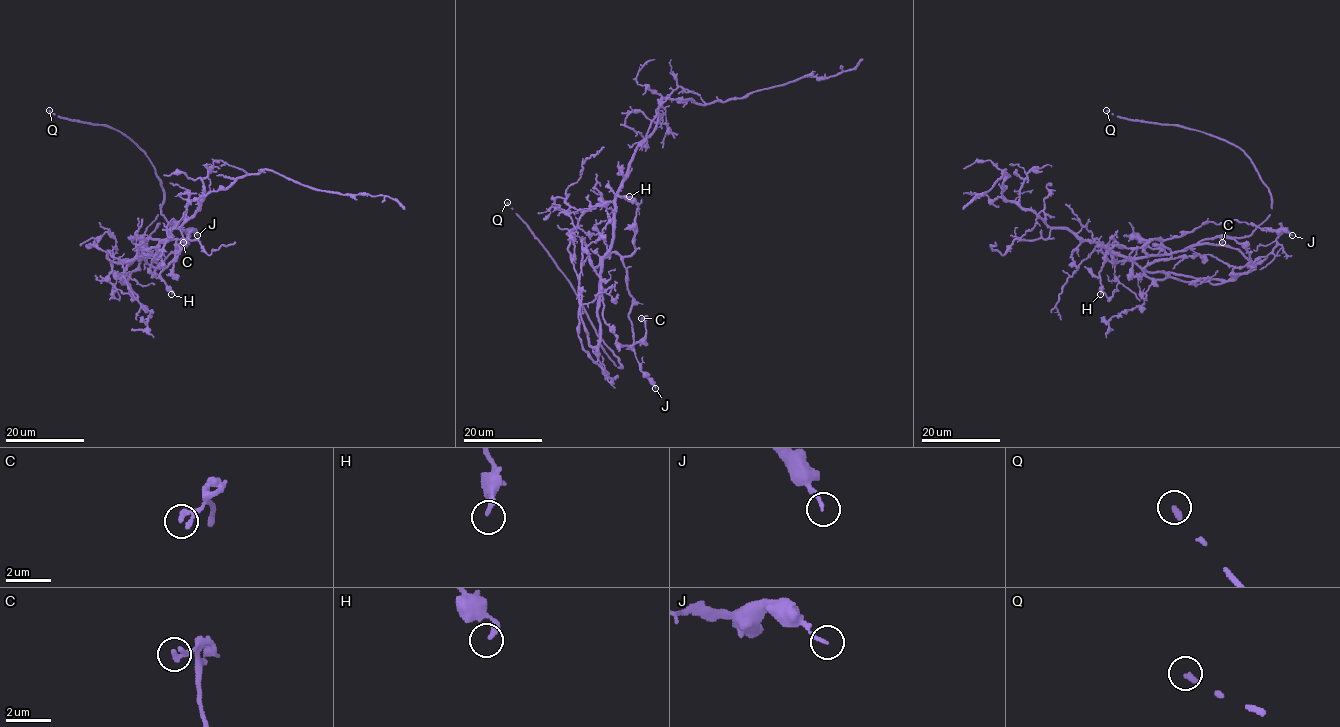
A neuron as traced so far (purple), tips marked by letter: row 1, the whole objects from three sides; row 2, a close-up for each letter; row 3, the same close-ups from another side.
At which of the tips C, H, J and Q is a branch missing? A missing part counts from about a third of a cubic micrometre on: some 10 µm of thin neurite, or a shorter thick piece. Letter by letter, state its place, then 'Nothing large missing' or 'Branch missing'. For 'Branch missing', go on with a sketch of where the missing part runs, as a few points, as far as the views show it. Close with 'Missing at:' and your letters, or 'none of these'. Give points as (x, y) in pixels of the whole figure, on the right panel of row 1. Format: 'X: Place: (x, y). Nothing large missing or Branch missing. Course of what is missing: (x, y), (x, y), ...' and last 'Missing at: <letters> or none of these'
C: Place: (1222, 242). Nothing large missing
H: Place: (1100, 294). Nothing large missing
J: Place: (1292, 235). Nothing large missing
Q: Place: (1106, 110). Nothing large missing
Missing at: none of these

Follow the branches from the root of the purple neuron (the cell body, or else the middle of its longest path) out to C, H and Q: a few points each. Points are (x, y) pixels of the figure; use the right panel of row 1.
C: (1143, 258), (1106, 247), (1115, 261), (1190, 281), (1144, 269), (1182, 256), (1250, 261), (1222, 242)
H: (1143, 258), (1106, 247), (1196, 279), (1151, 279), (1171, 256), (1151, 239), (1110, 249), (1100, 294)
Q: (1143, 258), (1183, 252), (1217, 236), (1248, 236), (1270, 214), (1272, 196), (1237, 147), (1106, 110)

